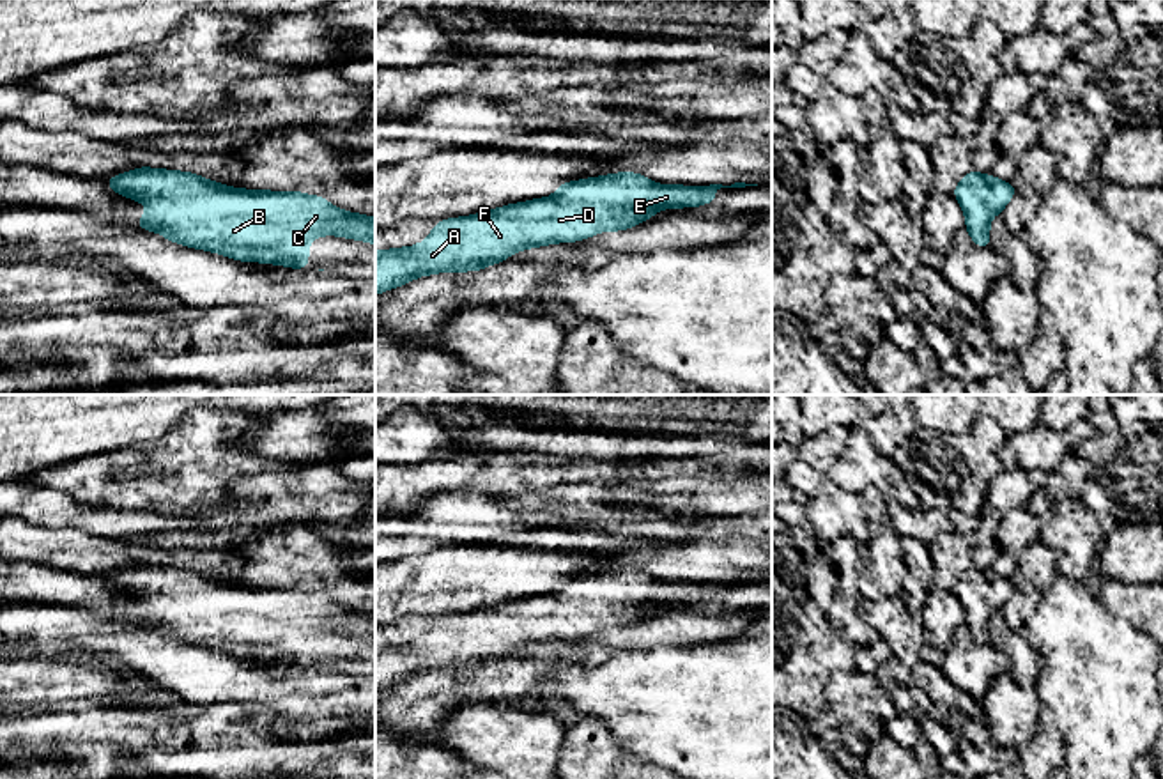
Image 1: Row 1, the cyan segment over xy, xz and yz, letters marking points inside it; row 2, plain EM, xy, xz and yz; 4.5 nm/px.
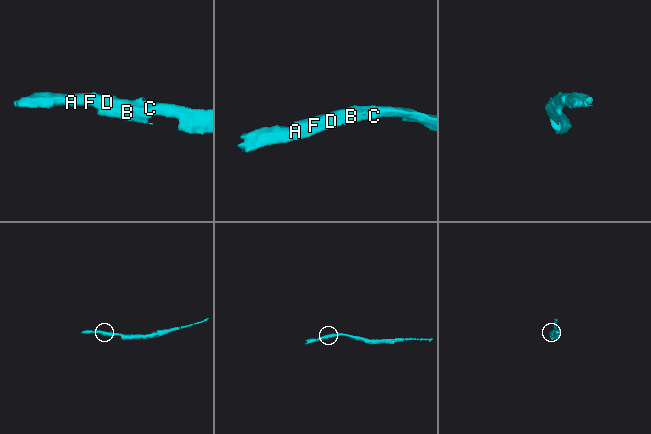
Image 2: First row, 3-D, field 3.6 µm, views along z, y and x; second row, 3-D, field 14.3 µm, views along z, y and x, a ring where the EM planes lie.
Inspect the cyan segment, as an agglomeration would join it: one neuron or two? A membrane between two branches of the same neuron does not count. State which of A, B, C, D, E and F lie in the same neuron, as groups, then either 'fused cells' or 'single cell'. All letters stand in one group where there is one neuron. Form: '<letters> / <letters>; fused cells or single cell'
A B C D E F; single cell

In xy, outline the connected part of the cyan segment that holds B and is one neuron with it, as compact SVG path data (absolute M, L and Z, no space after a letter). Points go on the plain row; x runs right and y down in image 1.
M147 563L104 579L149 602L135 620L138 625L234 657L306 666L308 641L319 632L375 641L375 614L338 605L324 593L239 586L189 568Z

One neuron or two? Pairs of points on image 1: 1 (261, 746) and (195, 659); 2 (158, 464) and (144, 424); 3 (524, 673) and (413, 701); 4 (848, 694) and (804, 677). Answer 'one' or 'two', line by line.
1: two
2: two
3: one
4: two

